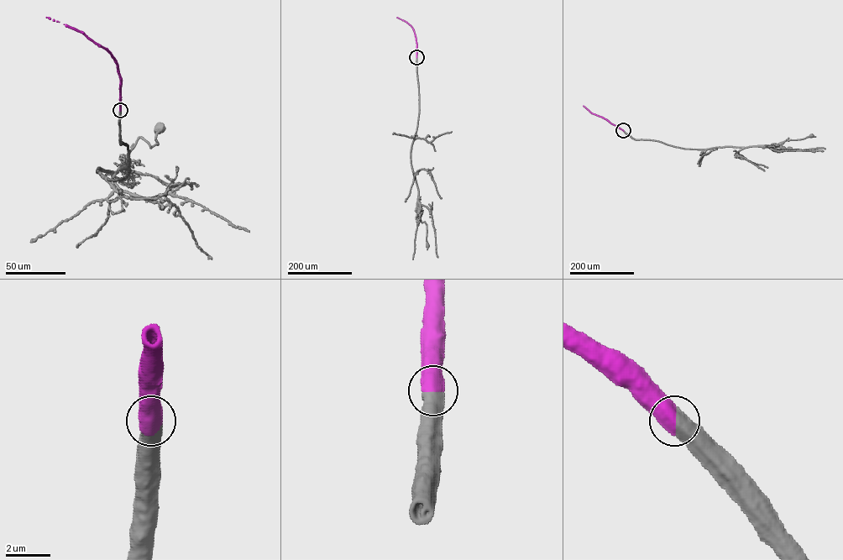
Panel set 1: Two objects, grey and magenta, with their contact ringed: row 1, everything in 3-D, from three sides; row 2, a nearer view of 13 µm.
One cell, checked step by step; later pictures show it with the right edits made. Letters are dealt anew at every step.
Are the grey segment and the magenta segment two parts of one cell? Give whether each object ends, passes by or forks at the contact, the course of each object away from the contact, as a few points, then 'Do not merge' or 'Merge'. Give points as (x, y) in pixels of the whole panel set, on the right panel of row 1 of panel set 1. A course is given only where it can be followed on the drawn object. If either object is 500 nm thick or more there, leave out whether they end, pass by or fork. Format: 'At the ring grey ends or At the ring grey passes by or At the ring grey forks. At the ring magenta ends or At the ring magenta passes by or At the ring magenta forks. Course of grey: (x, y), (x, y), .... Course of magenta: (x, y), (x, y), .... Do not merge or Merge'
Course of grey: (623, 130), (636, 139), (657, 140), (693, 149), (772, 145), (788, 138), (788, 140), (798, 139), (811, 135). Course of magenta: (623, 130), (583, 106). Merge

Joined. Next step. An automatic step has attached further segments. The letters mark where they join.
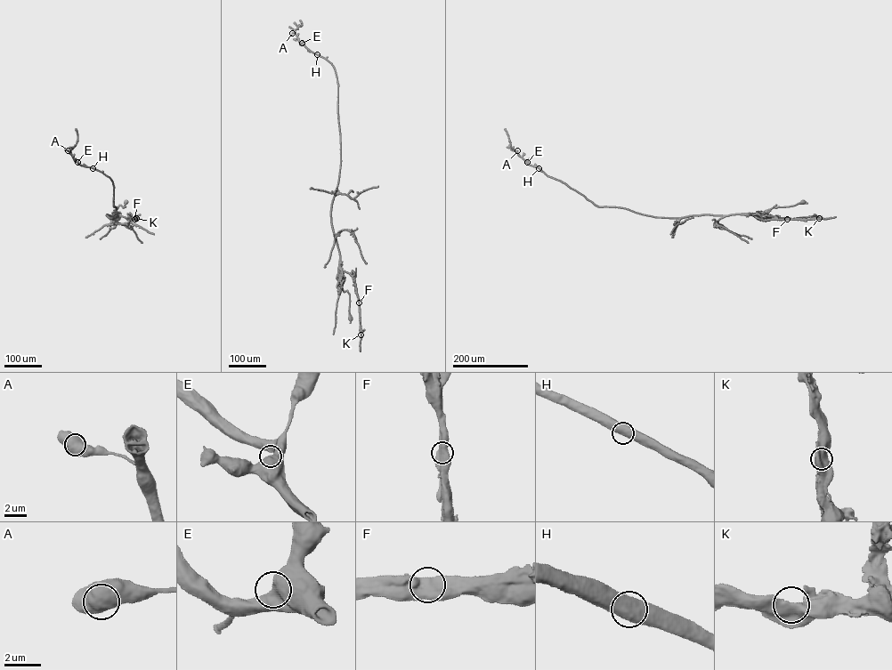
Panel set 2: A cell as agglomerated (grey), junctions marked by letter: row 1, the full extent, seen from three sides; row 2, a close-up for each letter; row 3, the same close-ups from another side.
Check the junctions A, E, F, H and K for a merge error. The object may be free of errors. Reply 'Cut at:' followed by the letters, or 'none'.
Cut at: F

